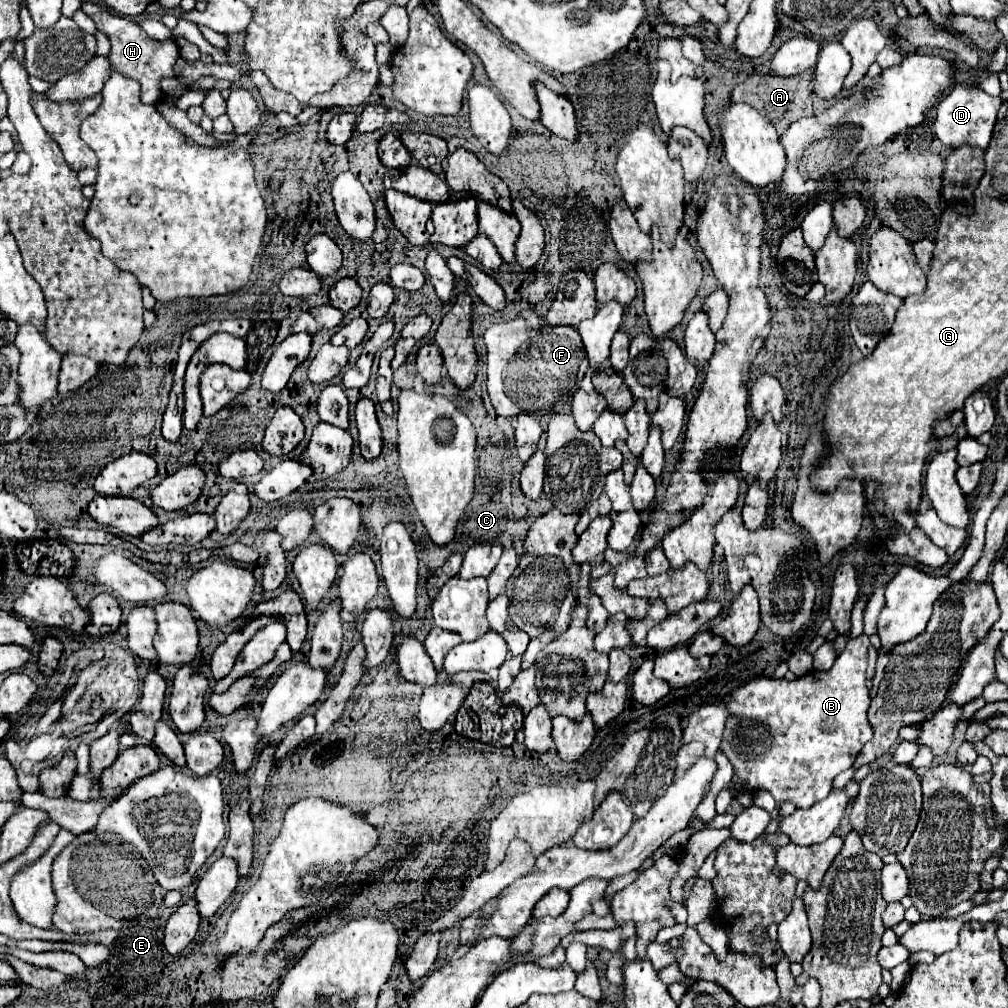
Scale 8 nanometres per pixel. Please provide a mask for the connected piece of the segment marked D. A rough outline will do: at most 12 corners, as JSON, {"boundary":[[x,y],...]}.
{"boundary":[[956,83],[936,109],[948,147],[986,149],[1002,105],[978,85]]}

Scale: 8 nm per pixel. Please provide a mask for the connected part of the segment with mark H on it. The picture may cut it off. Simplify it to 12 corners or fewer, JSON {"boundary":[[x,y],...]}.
{"boundary":[[96,3],[82,11],[106,33],[110,63],[142,85],[156,105],[162,79],[180,57],[174,39],[150,39],[142,27]]}

